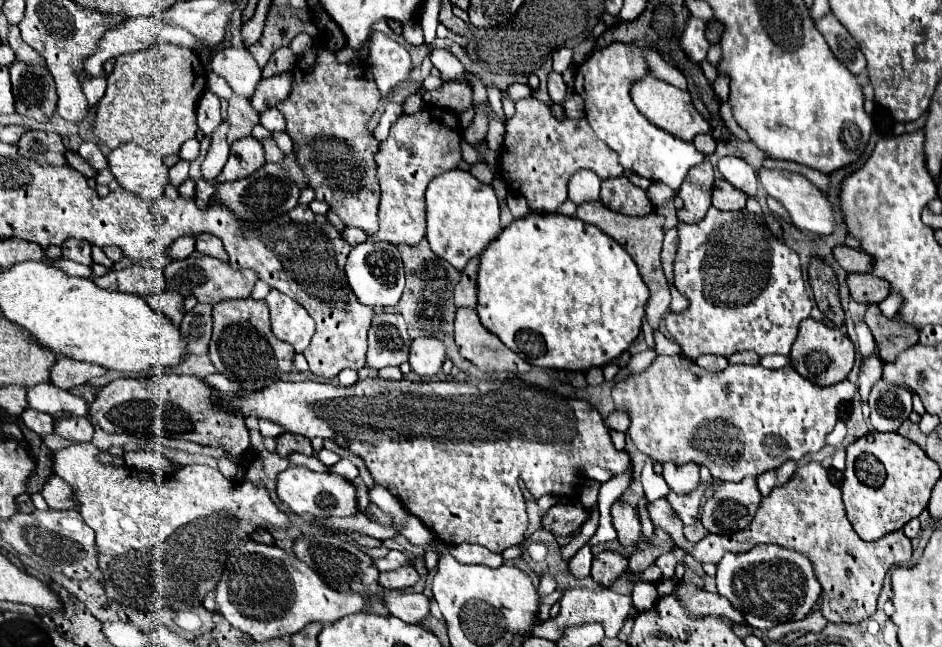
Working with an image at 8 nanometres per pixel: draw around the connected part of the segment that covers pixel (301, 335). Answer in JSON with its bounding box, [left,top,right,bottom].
[265,288,315,354]

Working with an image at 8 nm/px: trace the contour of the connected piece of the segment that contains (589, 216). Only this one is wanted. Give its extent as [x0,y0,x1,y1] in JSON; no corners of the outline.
[575,202,671,328]

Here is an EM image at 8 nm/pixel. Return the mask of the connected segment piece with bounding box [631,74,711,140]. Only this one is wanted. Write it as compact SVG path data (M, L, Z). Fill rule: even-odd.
M651 74L643 76L641 80L637 80L633 86L631 86L631 98L637 106L637 110L653 124L661 126L661 128L667 128L667 132L679 136L679 138L685 138L685 140L693 140L697 134L707 134L711 130L709 122L703 120L703 116L693 108L691 104L691 96L689 92L681 90L681 88L675 88Z

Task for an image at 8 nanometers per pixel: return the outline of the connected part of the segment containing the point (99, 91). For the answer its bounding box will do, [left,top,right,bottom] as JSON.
[79,72,105,108]

